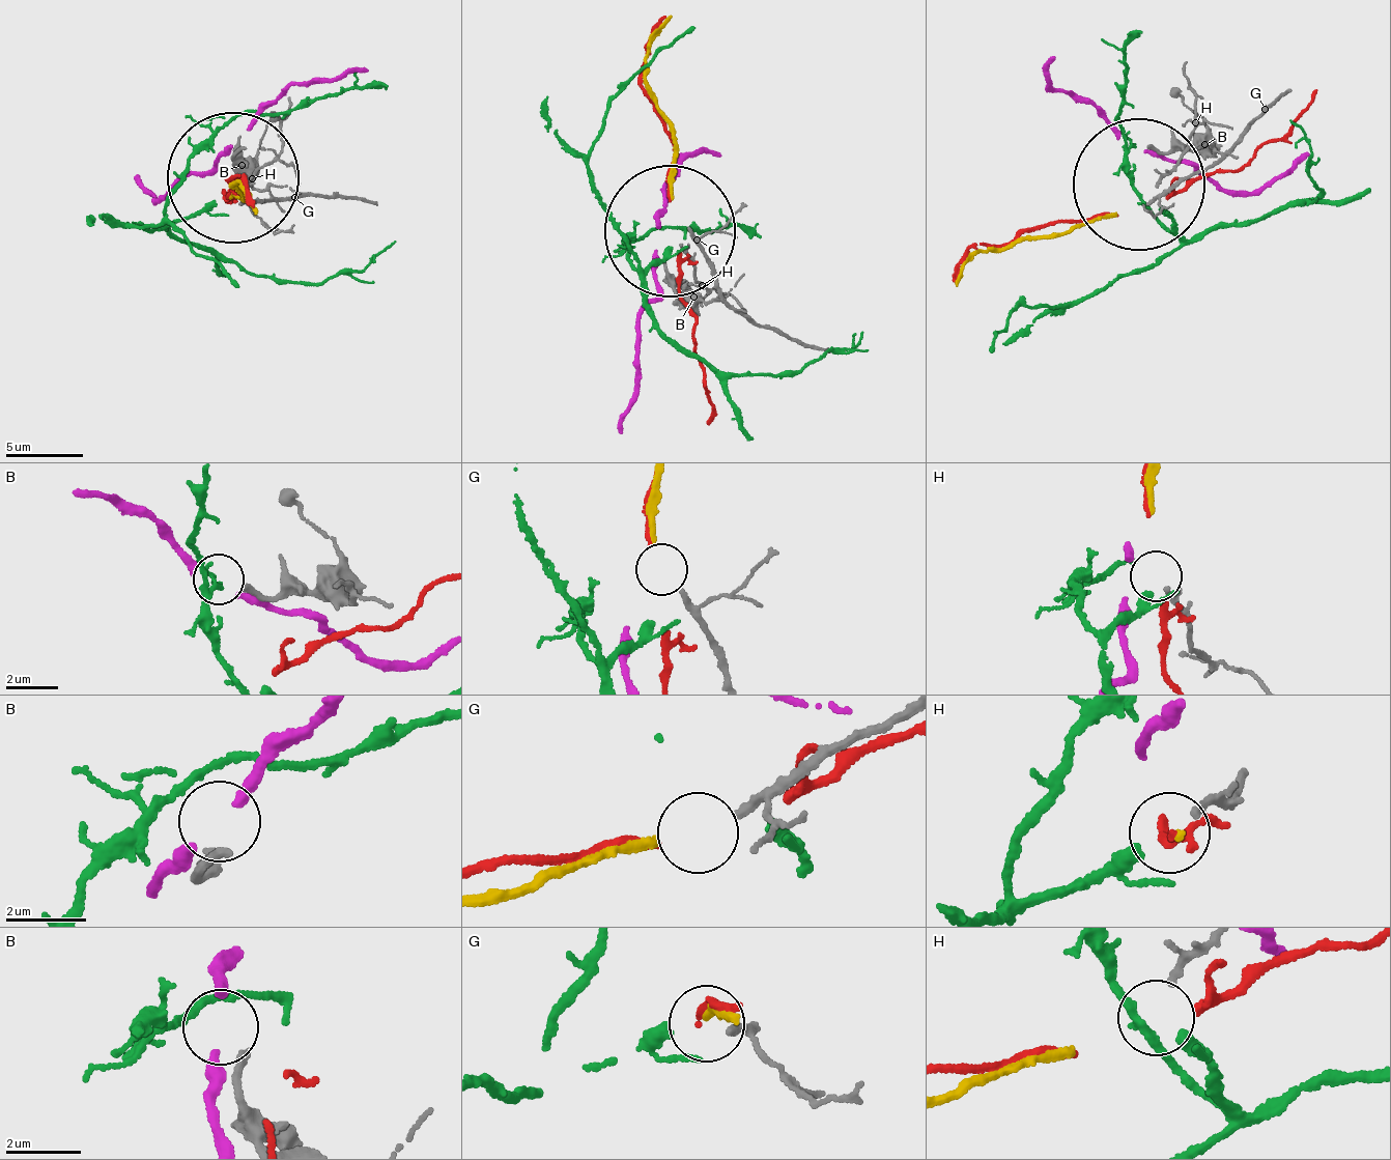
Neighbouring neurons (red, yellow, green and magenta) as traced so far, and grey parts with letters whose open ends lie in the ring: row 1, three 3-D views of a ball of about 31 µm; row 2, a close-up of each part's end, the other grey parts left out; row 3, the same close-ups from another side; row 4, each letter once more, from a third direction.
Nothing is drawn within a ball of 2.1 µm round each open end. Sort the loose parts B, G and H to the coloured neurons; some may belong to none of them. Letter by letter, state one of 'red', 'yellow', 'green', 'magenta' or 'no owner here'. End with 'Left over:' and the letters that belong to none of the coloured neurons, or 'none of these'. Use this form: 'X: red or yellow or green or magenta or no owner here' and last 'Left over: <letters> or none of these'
B: no owner here
G: yellow
H: green
Left over: B

